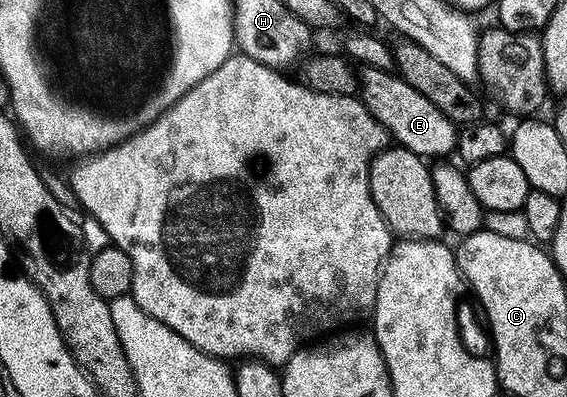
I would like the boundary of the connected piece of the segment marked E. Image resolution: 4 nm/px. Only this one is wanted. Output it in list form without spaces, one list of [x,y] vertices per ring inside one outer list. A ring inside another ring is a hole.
[[[360,66],[357,71],[357,91],[369,113],[379,124],[387,130],[388,136],[398,146],[420,157],[427,155],[447,155],[455,151],[455,137],[457,124],[433,101],[421,97],[413,85],[403,80],[402,75],[383,71],[380,68]]]

